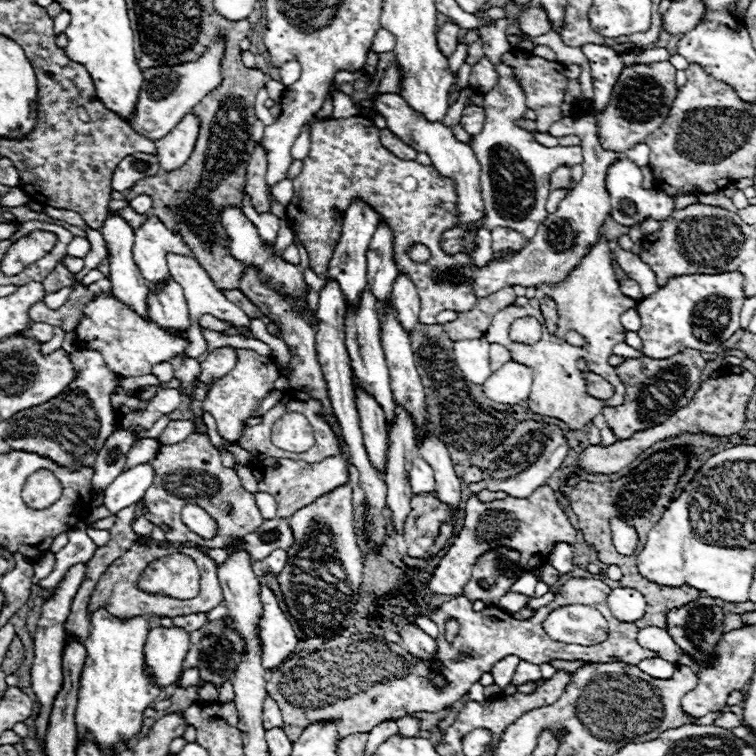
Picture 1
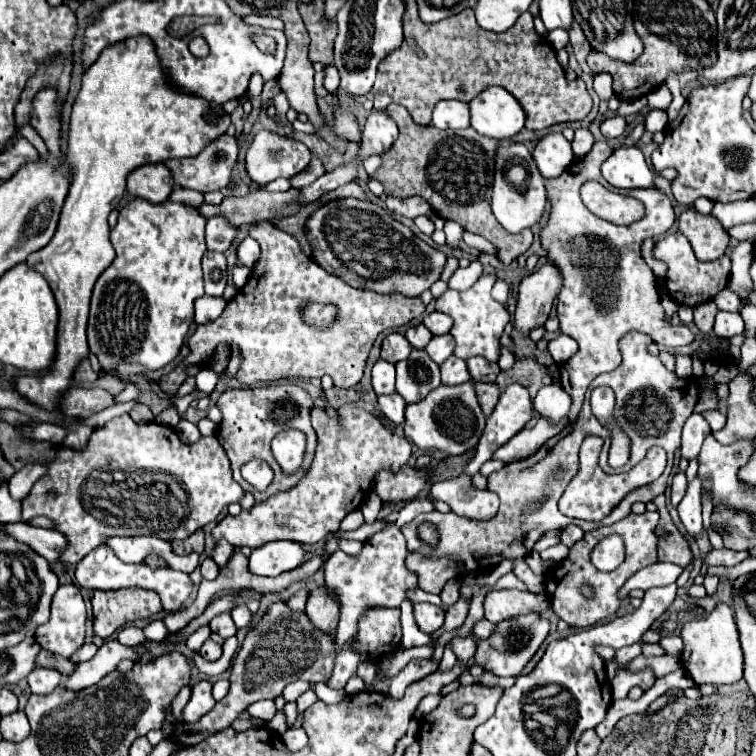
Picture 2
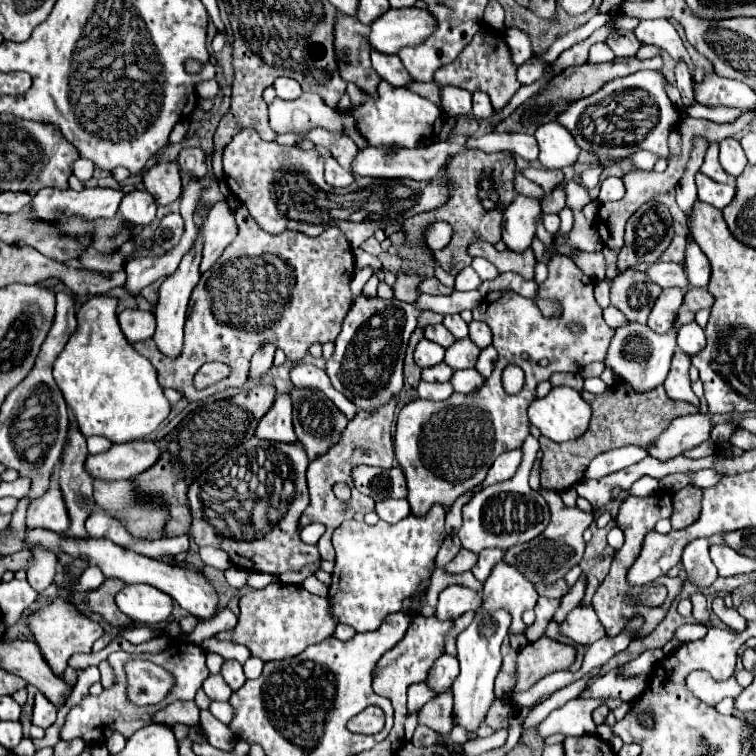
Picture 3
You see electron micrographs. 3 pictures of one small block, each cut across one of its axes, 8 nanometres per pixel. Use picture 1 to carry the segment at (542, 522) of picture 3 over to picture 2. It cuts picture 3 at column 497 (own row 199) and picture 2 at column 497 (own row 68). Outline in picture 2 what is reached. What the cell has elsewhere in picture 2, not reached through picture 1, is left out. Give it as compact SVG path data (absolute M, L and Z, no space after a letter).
M462 474L458 478L432 484L430 498L446 502L452 512L464 518L490 520L498 512L498 496L490 490L474 488L472 480Z

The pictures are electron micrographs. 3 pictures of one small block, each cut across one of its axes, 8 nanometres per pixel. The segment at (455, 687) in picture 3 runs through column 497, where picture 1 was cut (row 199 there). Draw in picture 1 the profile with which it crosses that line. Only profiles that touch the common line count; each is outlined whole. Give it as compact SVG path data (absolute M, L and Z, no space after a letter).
M622 158L620 162L616 162L608 170L608 184L606 186L608 186L608 194L610 194L610 204L612 204L610 216L626 228L632 228L634 224L644 222L648 218L652 218L656 222L664 222L676 210L674 208L674 204L676 204L674 196L670 196L670 194L666 194L664 190L658 190L658 188L642 188L640 168L634 162L630 162L628 158Z

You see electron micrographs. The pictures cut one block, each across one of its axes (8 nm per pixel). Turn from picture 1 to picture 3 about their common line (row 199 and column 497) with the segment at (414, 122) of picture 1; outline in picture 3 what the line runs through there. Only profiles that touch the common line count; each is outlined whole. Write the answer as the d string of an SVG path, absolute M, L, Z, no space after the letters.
M508 450L508 452L502 452L496 462L492 464L486 480L482 482L482 486L490 486L490 484L496 484L496 482L502 482L502 480L508 480L514 476L518 464L522 460L522 450Z

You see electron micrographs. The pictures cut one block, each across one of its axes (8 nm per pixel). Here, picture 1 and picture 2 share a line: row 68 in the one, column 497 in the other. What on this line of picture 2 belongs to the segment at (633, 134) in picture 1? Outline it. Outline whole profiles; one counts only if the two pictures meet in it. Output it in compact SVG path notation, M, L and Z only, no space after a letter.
M520 614L512 620L502 620L496 624L496 630L486 640L476 640L476 656L466 664L466 668L478 664L484 672L494 672L496 676L520 676L528 660L536 654L540 644L546 640L550 630L550 622L540 614Z

